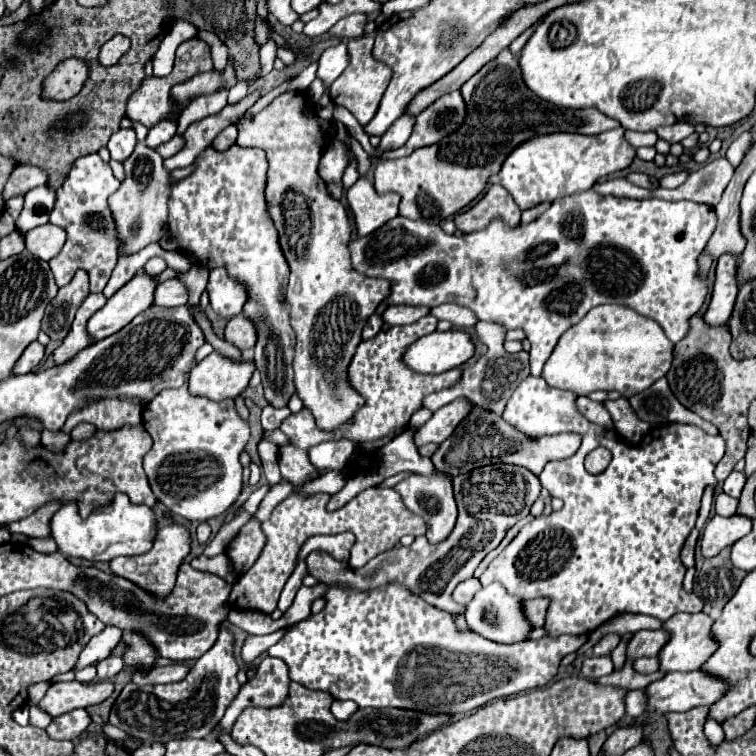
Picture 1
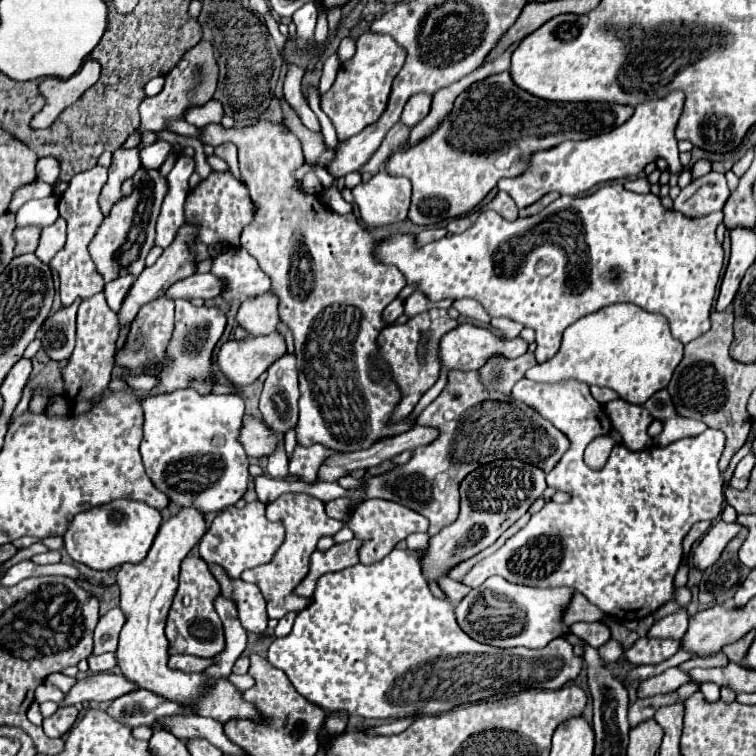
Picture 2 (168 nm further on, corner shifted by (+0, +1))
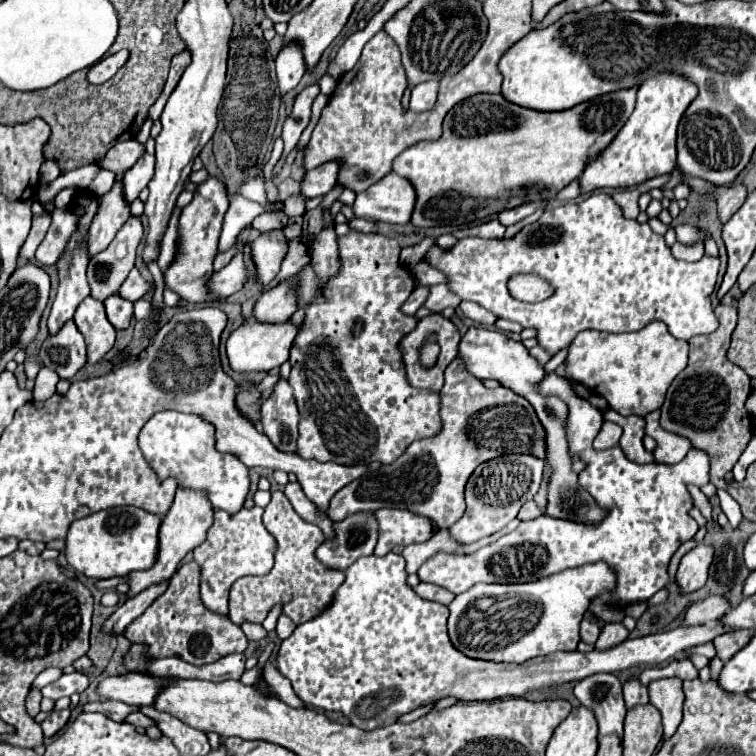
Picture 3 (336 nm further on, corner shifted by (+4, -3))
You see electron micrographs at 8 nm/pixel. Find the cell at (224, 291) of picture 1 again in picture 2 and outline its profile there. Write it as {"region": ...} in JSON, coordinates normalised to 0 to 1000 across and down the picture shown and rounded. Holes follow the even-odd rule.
{"region":[[[312,327],[312,332],[302,329],[288,337],[280,361],[299,372],[299,385],[294,388],[294,396],[299,398],[323,398],[357,385],[354,364],[323,327]]]}

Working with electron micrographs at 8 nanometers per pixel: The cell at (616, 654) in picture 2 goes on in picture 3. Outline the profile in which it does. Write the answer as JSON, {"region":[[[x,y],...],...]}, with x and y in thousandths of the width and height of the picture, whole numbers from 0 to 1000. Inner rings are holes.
{"region":[[[804,824],[796,832],[796,837],[794,837],[794,843],[791,843],[791,848],[788,848],[786,856],[791,861],[802,861],[804,856],[815,856],[825,845],[831,845],[831,832],[823,824]]]}

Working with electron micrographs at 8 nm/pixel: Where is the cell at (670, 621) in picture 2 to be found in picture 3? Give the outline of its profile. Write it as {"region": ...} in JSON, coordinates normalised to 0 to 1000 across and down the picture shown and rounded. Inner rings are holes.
{"region":[[[937,790],[937,792],[923,795],[923,798],[918,798],[918,800],[913,800],[907,806],[902,827],[907,827],[907,829],[915,829],[915,827],[944,827],[947,819],[952,819],[952,813],[958,813],[958,808],[963,808],[960,792]]]}

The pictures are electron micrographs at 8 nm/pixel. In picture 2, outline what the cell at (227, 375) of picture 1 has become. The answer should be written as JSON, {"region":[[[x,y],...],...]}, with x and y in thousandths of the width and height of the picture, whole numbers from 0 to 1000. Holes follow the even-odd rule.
{"region":[[[362,438],[349,446],[325,446],[325,448],[304,448],[294,456],[288,470],[291,491],[299,496],[304,507],[312,512],[323,512],[339,504],[360,478],[378,467],[376,446]]]}

